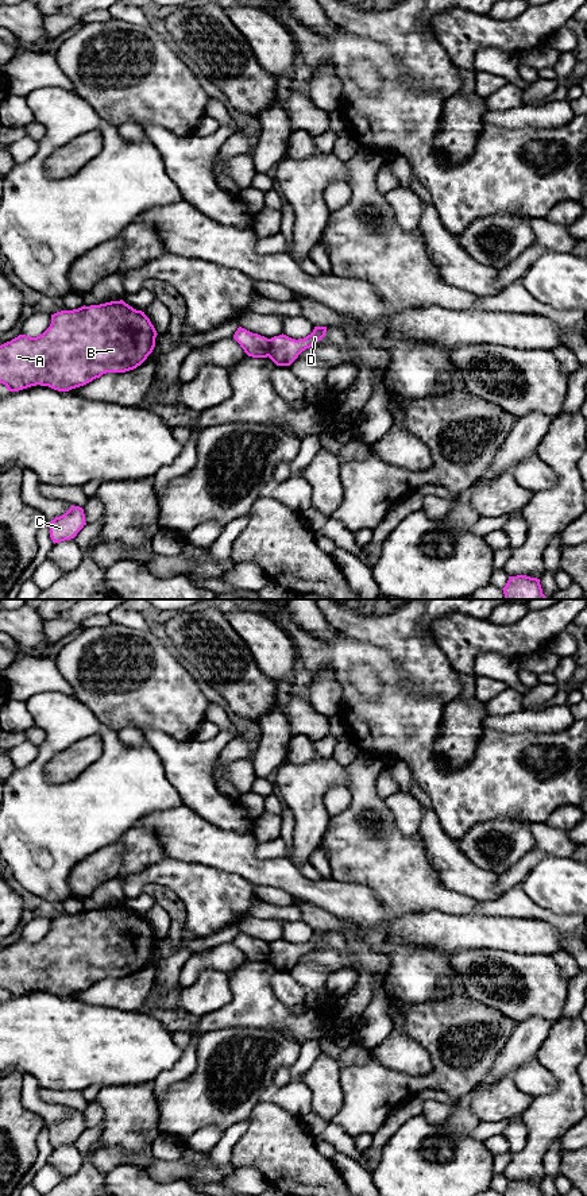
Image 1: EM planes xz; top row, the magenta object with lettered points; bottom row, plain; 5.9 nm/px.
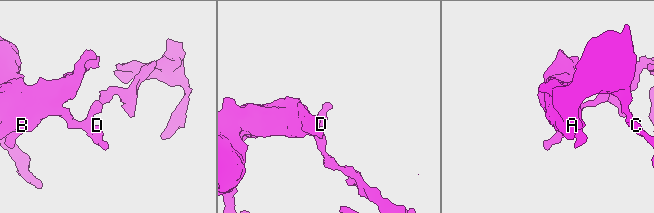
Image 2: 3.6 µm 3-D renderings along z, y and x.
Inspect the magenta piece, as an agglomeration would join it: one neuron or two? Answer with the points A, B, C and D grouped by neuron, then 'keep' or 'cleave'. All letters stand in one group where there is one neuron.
A B C / D; cleave

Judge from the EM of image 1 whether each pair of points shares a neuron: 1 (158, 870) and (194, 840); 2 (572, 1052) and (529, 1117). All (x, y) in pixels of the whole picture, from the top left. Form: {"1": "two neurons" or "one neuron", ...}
{"1": "two neurons", "2": "one neuron"}

